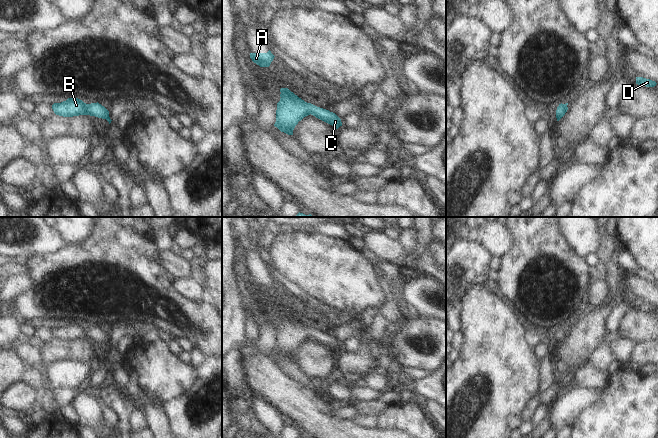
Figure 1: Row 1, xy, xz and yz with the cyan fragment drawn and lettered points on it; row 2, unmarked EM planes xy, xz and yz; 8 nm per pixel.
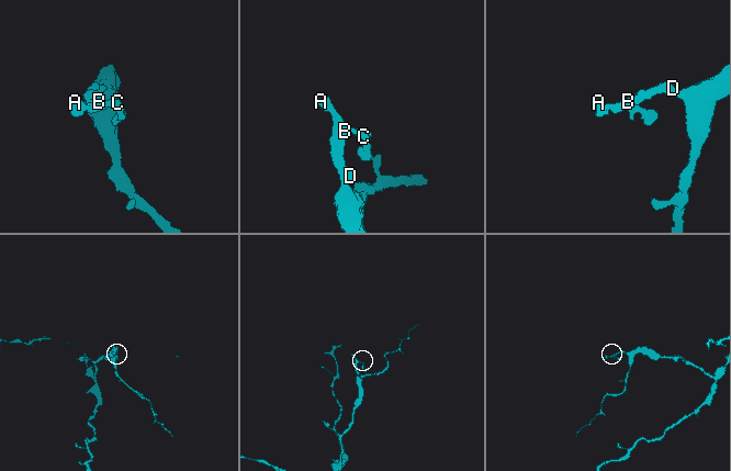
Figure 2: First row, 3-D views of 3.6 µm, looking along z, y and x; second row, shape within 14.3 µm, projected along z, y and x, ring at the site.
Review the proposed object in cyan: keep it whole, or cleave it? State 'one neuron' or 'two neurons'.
one neuron

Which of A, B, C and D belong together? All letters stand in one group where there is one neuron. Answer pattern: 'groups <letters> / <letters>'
groups A B C D

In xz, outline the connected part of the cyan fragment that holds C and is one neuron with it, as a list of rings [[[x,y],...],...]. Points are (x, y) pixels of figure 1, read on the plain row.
[[[281,312],[280,316],[281,322],[277,327],[274,350],[281,356],[293,359],[293,354],[298,346],[310,338],[332,349],[335,353],[342,350],[341,343],[335,337],[305,326],[288,312]]]

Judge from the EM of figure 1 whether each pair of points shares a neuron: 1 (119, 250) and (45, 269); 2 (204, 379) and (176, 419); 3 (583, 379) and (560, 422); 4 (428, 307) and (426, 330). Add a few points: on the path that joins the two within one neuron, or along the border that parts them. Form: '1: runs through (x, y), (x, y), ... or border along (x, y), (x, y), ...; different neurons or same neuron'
1: runs through (101, 259), (88, 259), (80, 263), (63, 265); same neuron
2: runs through (201, 389), (190, 400), (190, 404), (186, 409); same neuron
3: border along (578, 386), (598, 390); different neurons
4: border along (418, 316), (435, 318); different neurons

